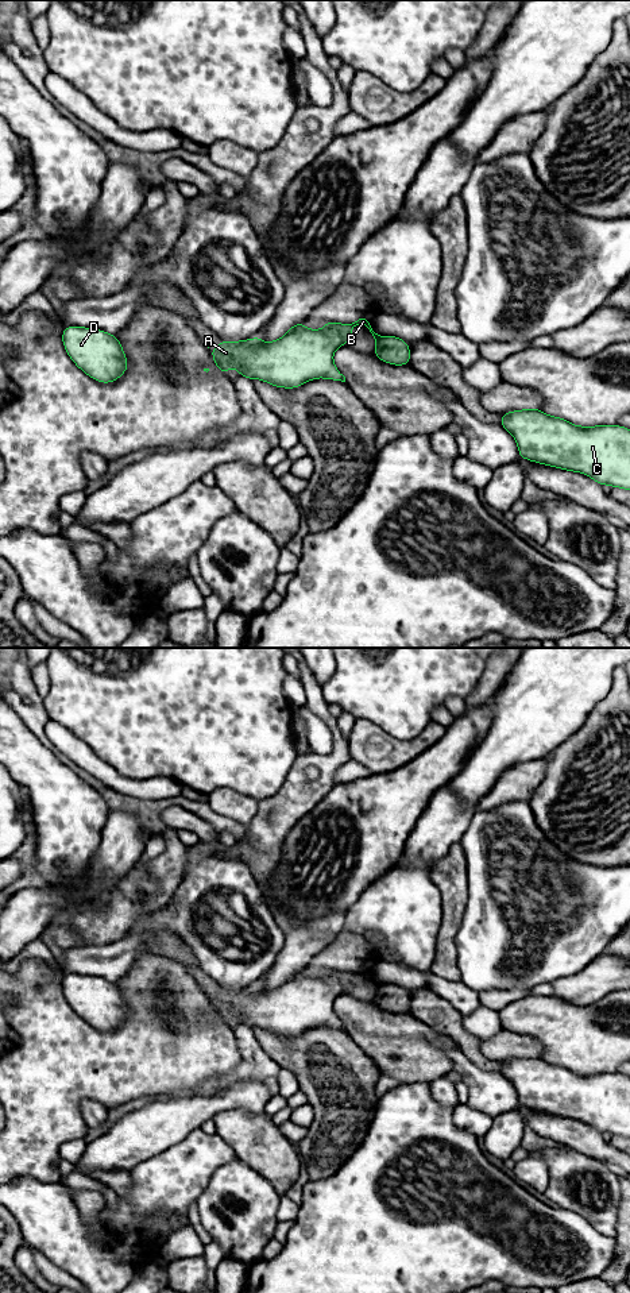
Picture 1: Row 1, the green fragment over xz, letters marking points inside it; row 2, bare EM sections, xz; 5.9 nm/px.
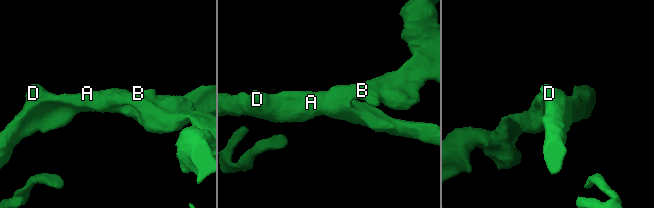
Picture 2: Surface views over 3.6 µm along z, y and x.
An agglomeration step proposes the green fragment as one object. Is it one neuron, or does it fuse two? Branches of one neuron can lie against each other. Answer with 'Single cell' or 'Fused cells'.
Single cell

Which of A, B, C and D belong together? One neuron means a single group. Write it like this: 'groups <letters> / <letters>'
groups A B C D

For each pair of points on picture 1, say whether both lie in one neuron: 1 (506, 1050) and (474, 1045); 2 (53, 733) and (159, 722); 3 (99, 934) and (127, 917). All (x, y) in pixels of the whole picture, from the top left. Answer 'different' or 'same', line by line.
1: different
2: different
3: same

